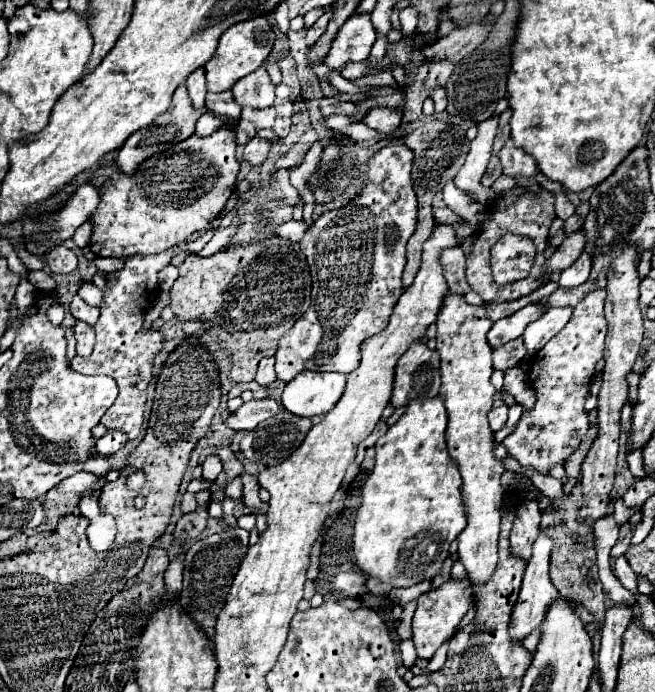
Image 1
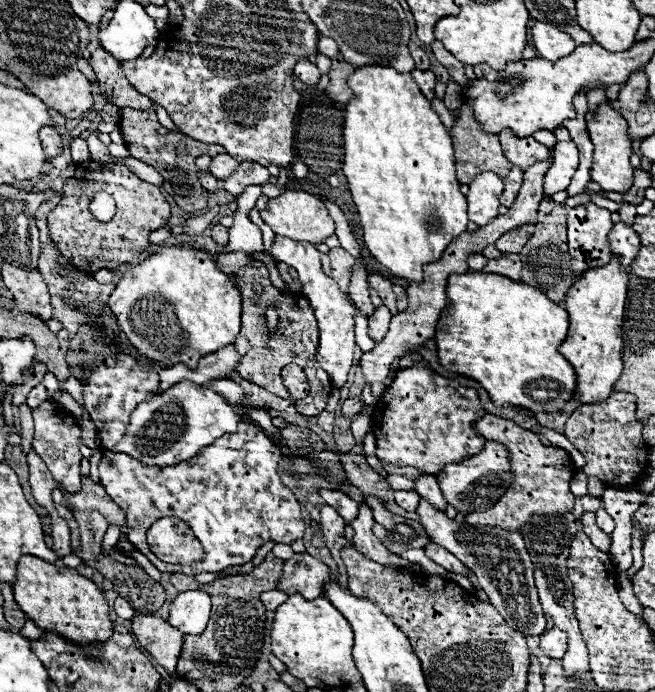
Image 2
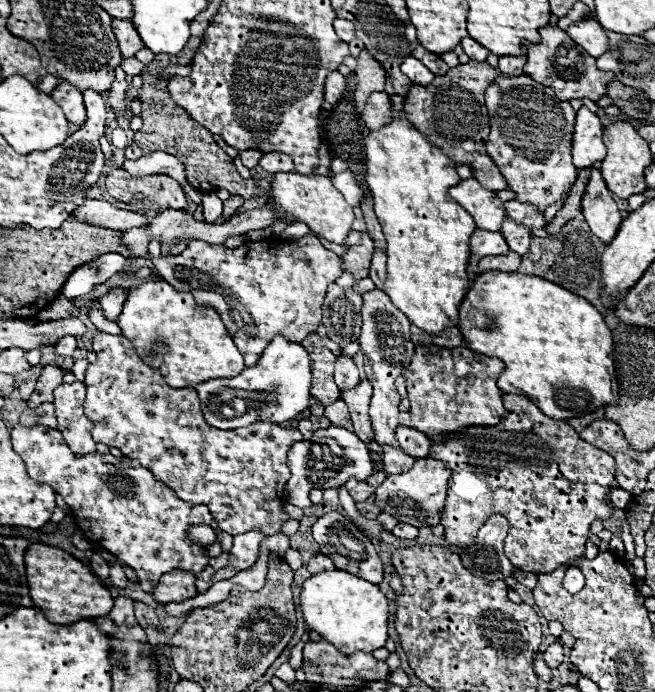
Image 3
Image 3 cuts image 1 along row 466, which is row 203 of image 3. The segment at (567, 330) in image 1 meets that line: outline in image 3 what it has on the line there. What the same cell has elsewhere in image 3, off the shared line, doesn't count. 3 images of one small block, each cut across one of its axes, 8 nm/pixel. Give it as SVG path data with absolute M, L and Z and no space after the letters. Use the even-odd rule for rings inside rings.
M524 74L514 78L498 76L496 82L492 82L492 86L488 86L486 90L486 106L490 114L490 140L486 146L488 156L504 174L508 188L516 192L518 202L528 202L538 206L540 210L546 210L550 204L562 198L568 186L576 182L578 170L572 166L572 156L570 156L576 112L568 102L558 100L552 88L542 86Z

